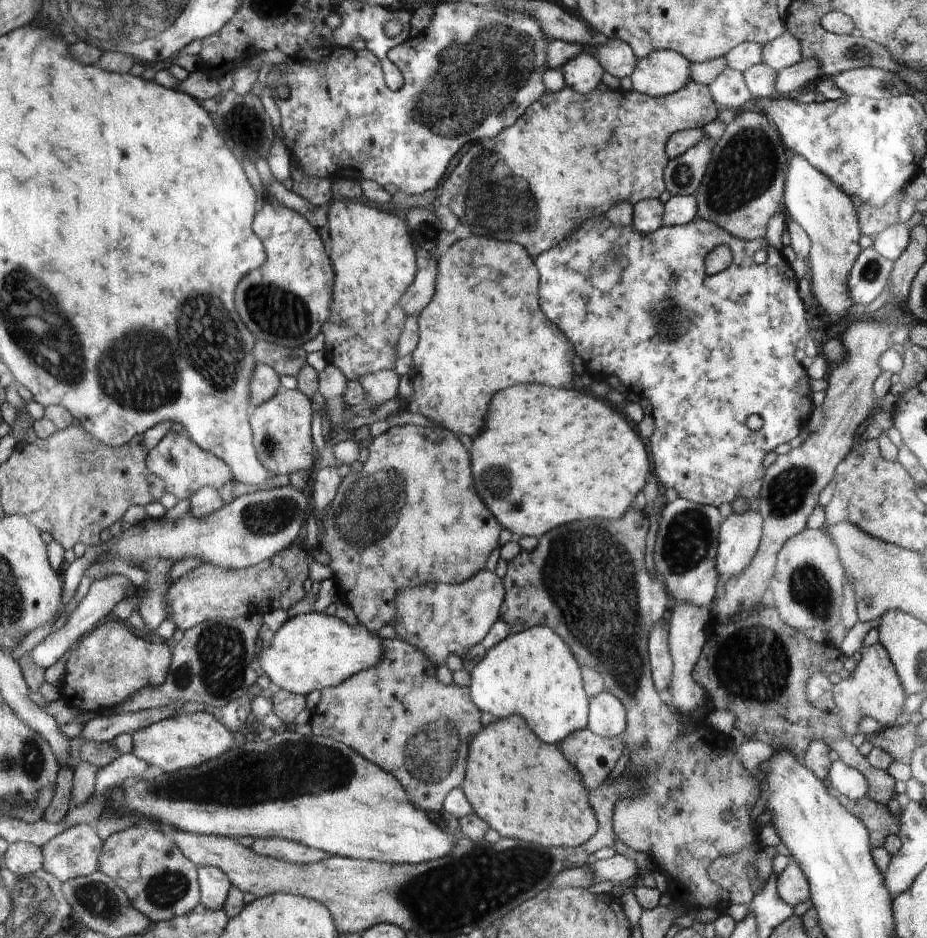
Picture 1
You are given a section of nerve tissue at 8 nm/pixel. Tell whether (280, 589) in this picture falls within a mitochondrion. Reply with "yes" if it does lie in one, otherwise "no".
no

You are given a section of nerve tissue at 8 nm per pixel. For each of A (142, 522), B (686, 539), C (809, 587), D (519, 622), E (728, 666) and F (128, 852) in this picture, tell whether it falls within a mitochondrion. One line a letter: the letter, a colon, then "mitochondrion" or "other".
A: other
B: mitochondrion
C: mitochondrion
D: other
E: mitochondrion
F: other

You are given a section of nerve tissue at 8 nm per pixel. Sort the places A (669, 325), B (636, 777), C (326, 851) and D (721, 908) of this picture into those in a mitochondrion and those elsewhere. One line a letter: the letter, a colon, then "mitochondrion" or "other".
A: mitochondrion
B: other
C: other
D: other

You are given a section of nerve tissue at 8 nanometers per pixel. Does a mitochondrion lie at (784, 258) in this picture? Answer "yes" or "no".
no

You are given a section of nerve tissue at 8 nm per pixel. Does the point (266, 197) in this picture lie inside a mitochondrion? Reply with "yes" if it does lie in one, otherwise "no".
no

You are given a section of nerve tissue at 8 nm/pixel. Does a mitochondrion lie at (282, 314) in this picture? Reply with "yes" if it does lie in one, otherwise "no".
yes

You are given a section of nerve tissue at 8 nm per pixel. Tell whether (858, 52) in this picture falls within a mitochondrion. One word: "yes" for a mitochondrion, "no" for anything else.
yes

